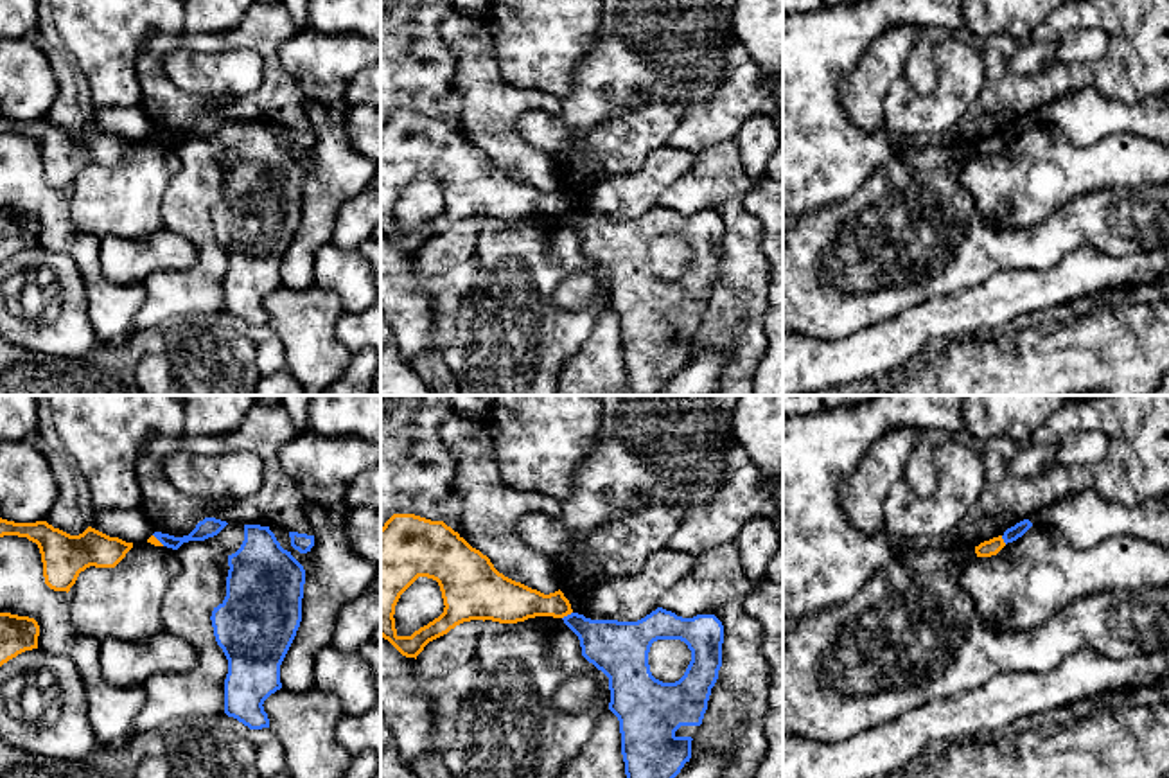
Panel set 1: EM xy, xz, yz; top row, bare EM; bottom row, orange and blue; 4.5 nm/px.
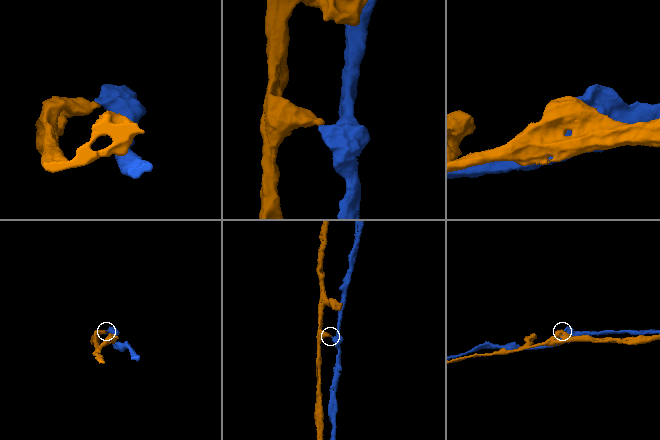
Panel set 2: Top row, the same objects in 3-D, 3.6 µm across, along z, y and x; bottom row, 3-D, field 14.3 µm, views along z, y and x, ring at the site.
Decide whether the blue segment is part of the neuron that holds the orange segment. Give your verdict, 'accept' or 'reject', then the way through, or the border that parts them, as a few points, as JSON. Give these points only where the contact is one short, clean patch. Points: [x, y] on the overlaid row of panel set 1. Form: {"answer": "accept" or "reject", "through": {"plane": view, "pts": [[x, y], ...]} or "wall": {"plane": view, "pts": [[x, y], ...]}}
{"answer": "reject", "wall": {"plane": "xz", "pts": [[571, 611], [562, 618]]}}

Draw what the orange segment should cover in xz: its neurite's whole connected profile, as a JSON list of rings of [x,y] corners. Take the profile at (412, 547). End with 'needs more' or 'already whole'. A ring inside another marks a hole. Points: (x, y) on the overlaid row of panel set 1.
[[[393,514],[381,528],[381,636],[406,658],[417,659],[429,641],[463,622],[517,623],[571,613],[560,589],[544,595],[505,577],[444,521]],[[418,577],[438,582],[445,607],[411,636],[399,636],[395,606]]] | already whole

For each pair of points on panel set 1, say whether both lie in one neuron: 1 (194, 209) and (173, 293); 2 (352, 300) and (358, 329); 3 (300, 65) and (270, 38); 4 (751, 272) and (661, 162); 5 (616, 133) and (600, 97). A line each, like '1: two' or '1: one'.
1: one
2: two
3: two
4: two
5: two

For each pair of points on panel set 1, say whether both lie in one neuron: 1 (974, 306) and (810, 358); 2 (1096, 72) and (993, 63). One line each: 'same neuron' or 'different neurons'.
1: same neuron
2: same neuron

